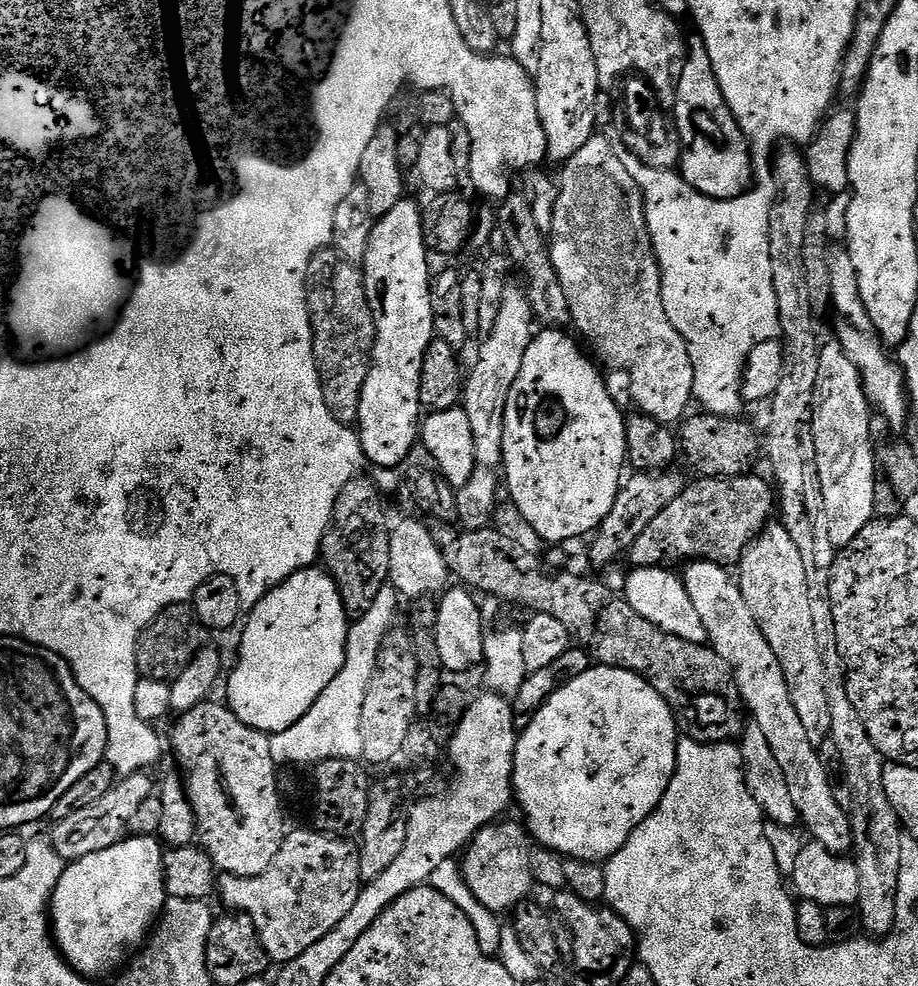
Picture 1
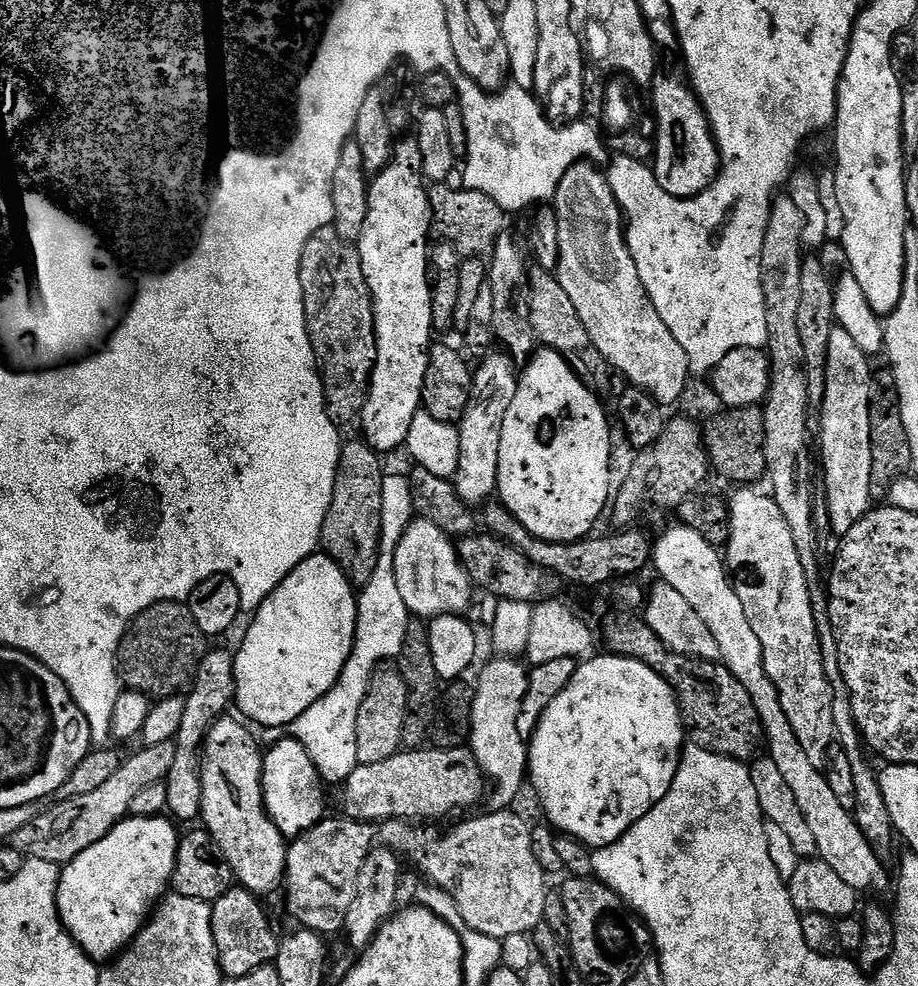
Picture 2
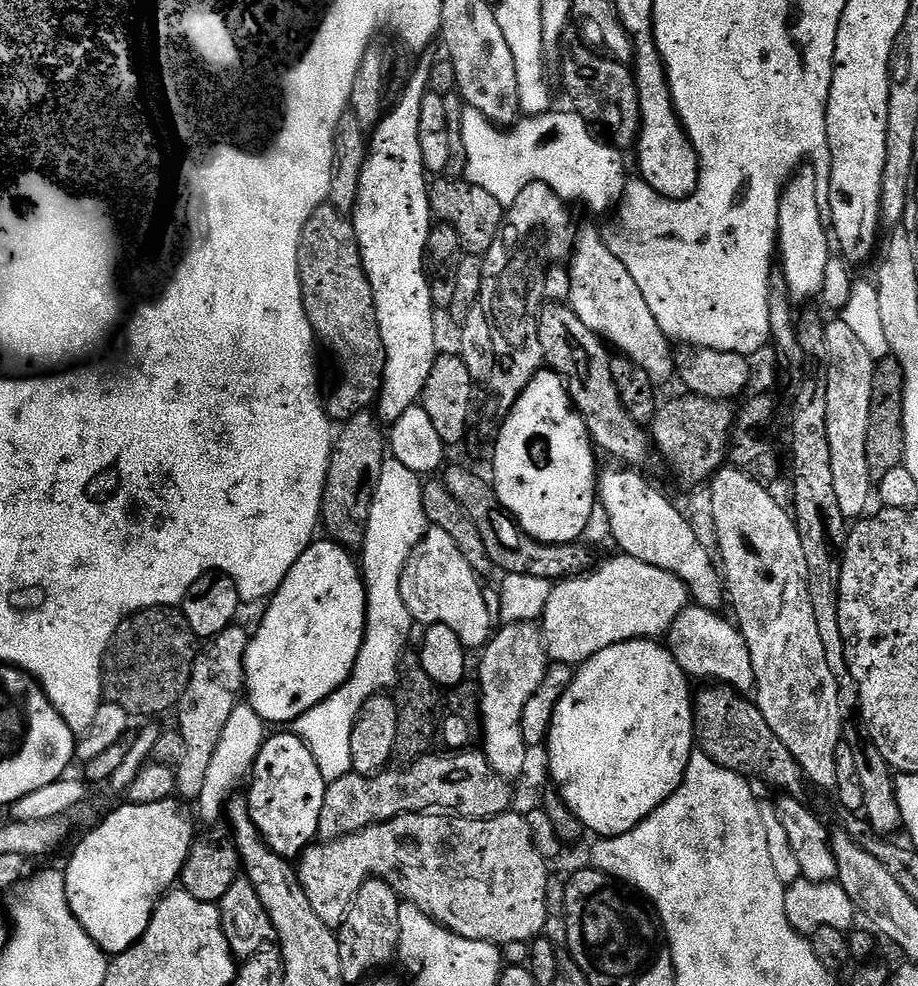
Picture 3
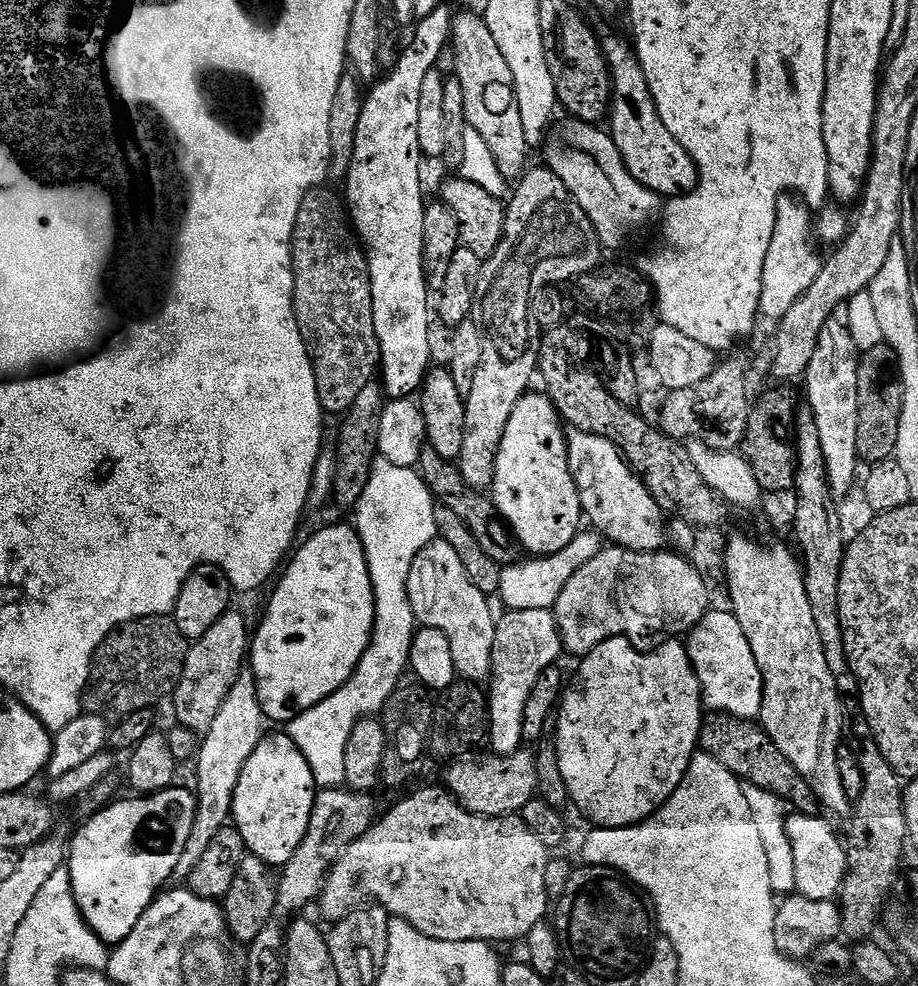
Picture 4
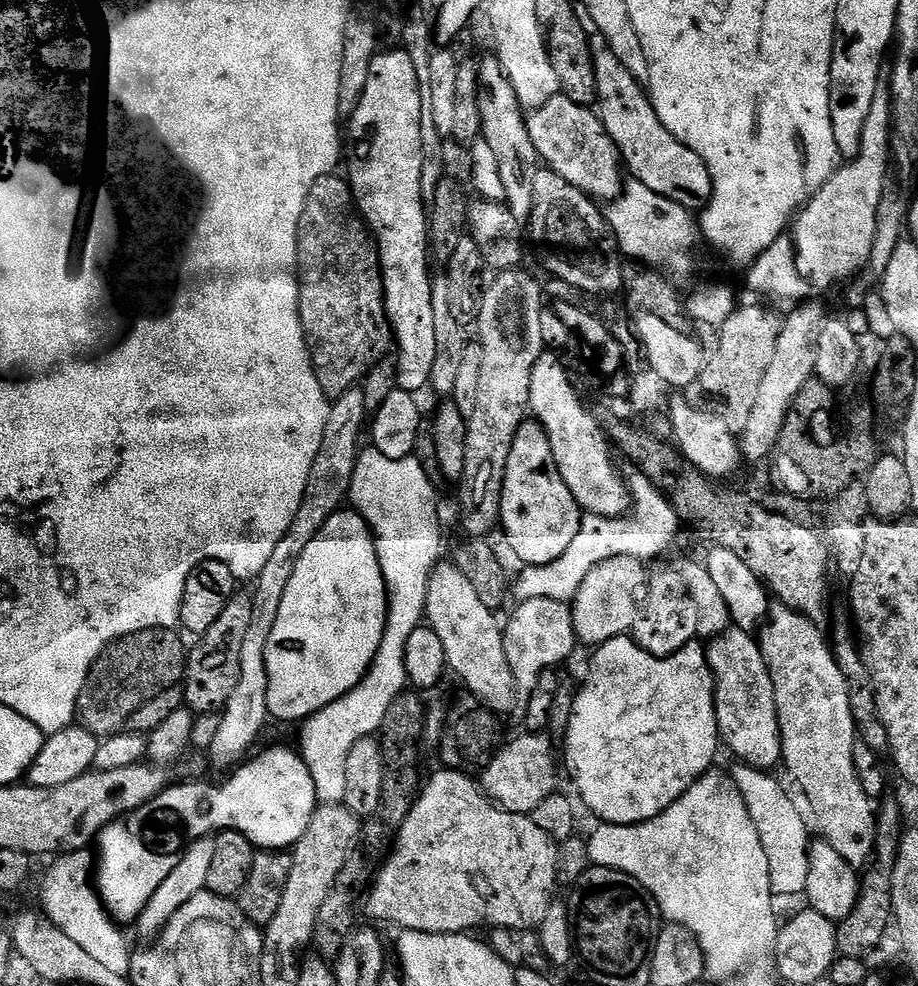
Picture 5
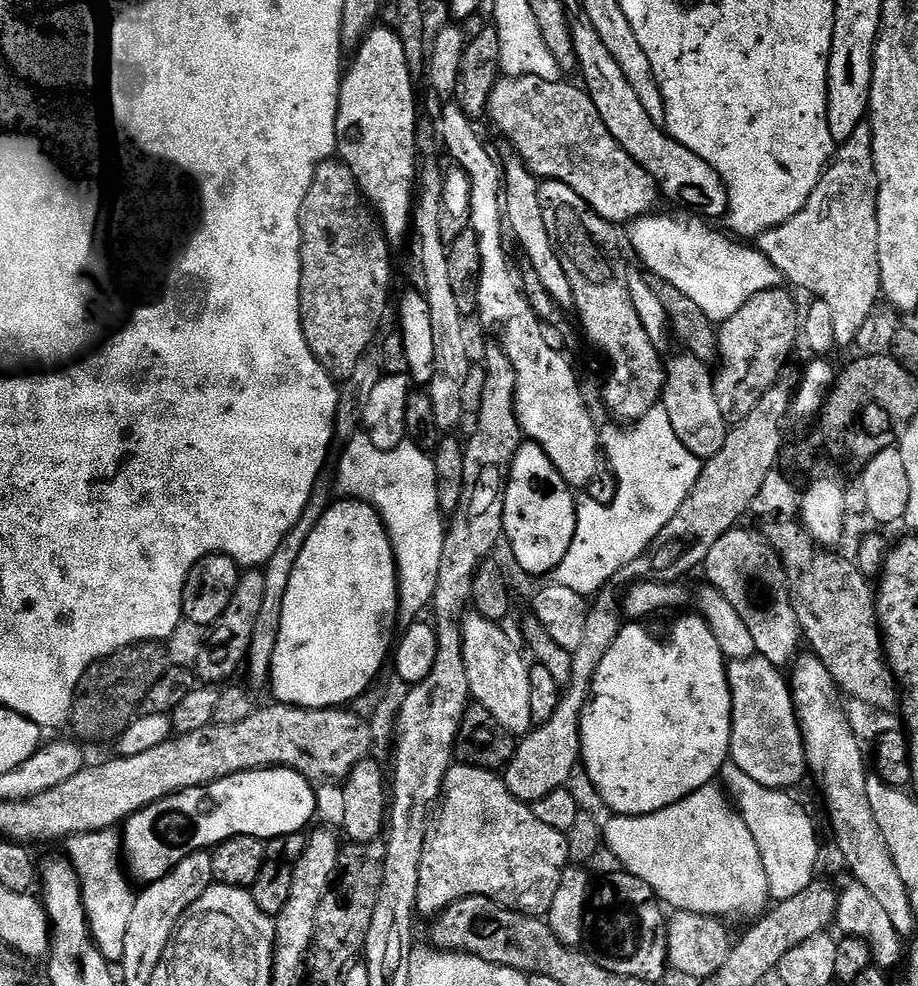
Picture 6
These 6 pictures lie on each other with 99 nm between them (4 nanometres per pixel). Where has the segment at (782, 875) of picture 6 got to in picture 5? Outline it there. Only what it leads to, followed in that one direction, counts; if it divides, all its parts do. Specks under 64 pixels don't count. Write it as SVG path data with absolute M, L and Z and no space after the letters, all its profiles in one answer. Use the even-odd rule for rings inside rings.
M743 762L733 765L730 768L732 781L736 783L746 802L746 810L750 810L750 818L754 818L758 838L762 838L762 850L766 850L766 862L770 862L770 886L773 893L777 897L799 897L806 886L806 874L810 874L808 824L804 821L803 814L796 809L795 802L784 793L783 786L772 774L751 768Z

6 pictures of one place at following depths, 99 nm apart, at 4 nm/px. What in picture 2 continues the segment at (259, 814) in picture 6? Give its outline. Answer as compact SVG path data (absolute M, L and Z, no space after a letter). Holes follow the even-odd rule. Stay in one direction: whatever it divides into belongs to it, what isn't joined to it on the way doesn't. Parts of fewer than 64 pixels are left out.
M294 738L287 739L264 752L264 811L285 838L295 838L325 819L326 785L310 754L306 754L306 746ZM128 816L118 826L114 826L114 830L110 830L110 834L102 838L102 842L94 842L90 850L82 850L78 858L63 865L56 895L60 920L64 923L64 929L72 935L74 942L90 959L108 962L119 956L140 933L140 929L149 919L150 910L155 909L169 891L181 838L181 833L176 832L175 827L177 828L177 825L164 816Z

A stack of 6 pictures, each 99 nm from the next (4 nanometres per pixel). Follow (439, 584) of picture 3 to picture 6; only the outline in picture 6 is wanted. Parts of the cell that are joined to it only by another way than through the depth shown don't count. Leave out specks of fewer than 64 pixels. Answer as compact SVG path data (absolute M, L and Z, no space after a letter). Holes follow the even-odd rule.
M468 614L464 617L462 625L462 646L464 647L464 657L466 658L466 678L470 682L472 691L471 699L477 704L486 706L490 714L498 722L500 728L511 732L513 736L520 738L533 727L532 715L530 714L530 667L525 653L516 649L516 644L503 632L501 625L495 620L487 620L475 614Z

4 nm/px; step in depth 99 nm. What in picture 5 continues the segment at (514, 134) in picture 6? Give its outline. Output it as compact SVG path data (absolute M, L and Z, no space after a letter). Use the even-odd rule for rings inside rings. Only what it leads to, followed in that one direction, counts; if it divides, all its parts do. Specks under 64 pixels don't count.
M557 94L535 109L527 117L530 142L547 167L554 170L570 186L585 192L597 202L611 202L621 195L622 161L615 142L606 134L599 115L586 105L578 105L570 98Z

